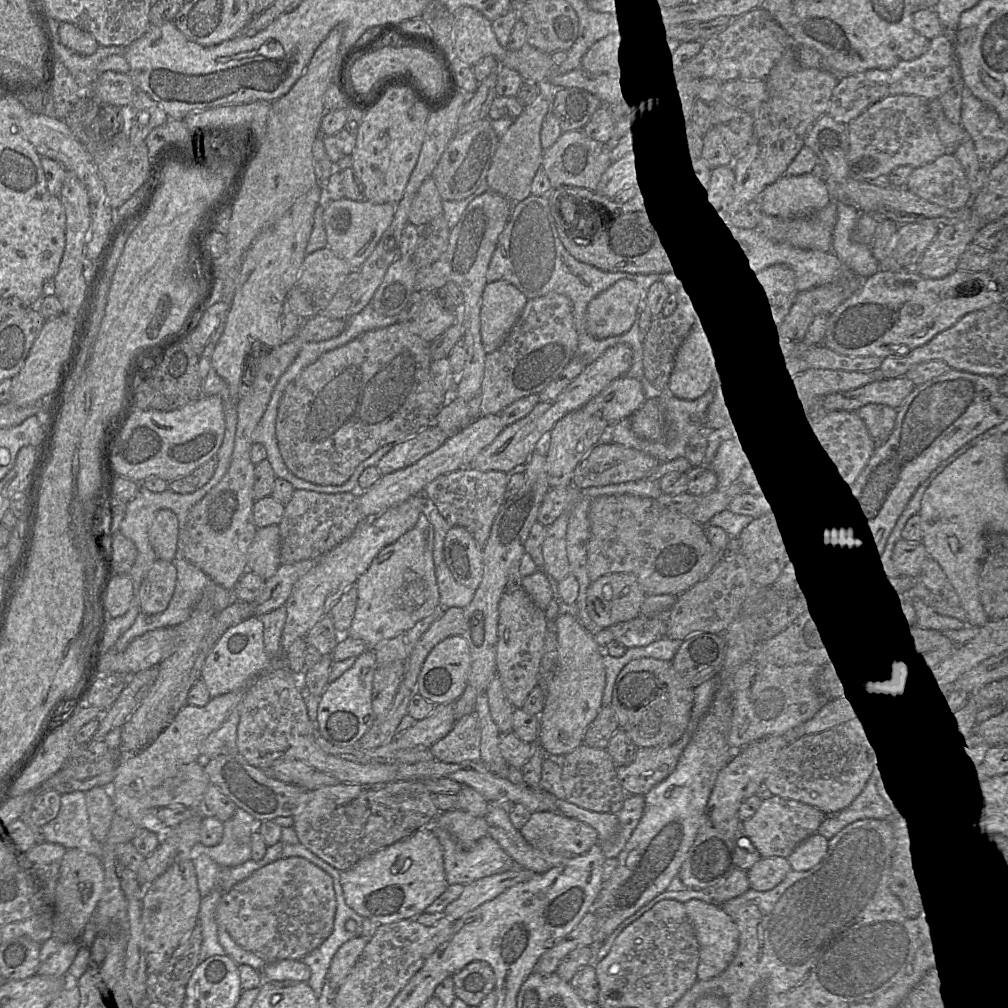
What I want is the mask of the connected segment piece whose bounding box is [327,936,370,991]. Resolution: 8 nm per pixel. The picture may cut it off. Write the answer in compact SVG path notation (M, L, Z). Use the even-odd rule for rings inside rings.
M355 937L345 942L334 955L327 973L327 983L335 991L354 968L370 938Z

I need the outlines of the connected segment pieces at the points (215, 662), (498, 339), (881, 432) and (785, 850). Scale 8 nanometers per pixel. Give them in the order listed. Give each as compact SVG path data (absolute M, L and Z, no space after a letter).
M250 617L228 628L208 653L200 678L212 697L236 691L270 669L270 656L264 645L264 626L259 617Z
M507 281L486 284L480 312L480 334L486 354L502 344L526 302L527 298Z
M867 404L857 410L877 445L883 444L891 434L897 416L897 409L885 404Z
M771 796L762 801L756 813L741 823L762 857L788 857L806 838L816 833L828 817L822 810L794 799Z

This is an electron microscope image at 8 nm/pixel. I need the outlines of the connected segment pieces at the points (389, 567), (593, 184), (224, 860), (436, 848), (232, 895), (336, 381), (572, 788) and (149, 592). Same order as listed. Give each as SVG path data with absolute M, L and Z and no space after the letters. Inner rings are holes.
M422 512L413 528L393 543L382 548L369 568L357 579L358 600L352 624L346 635L362 639L369 649L411 628L416 622L430 615L440 605L440 595L433 560L433 527Z
M576 130L563 133L550 148L544 150L542 168L552 189L577 186L596 191L601 176L611 163L610 150L605 144L589 138L582 130Z
M237 807L232 818L224 822L221 841L215 846L196 846L196 852L207 854L222 866L238 866L251 859L251 835L259 830L261 821Z
M421 828L405 839L363 858L341 872L345 901L362 918L379 925L416 918L448 887L444 850L431 828Z
M302 857L280 858L256 870L224 893L217 905L218 928L225 928L233 940L267 963L302 960L332 933L337 908L333 879L324 870Z
M400 321L392 325L367 331L347 344L322 354L314 363L307 366L286 387L279 402L276 418L278 447L287 468L297 477L319 485L342 485L352 475L355 468L379 448L403 441L434 423L444 405L444 393L433 380L430 366L430 342L423 340L408 329L410 321Z
M582 743L563 757L562 785L565 799L562 800L596 812L616 812L624 799L633 795L628 794L623 788L617 769L618 766L607 751L607 747L590 747Z
M157 559L139 589L140 609L146 614L163 612L173 596L177 570L172 561Z

